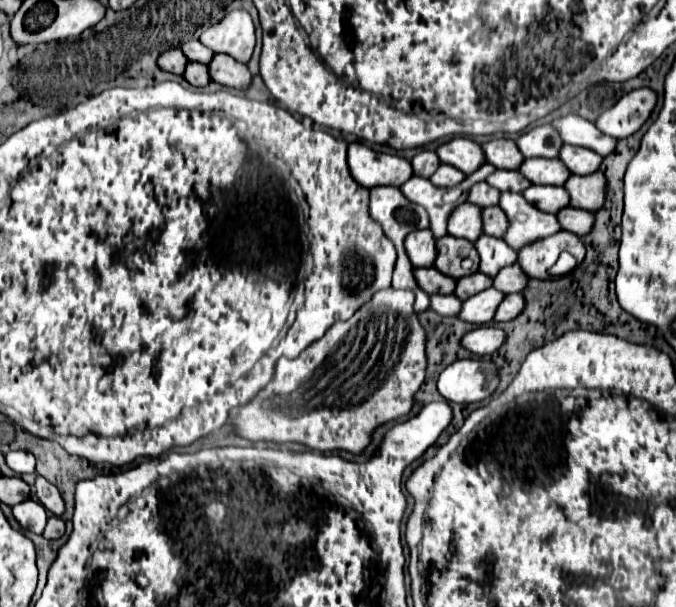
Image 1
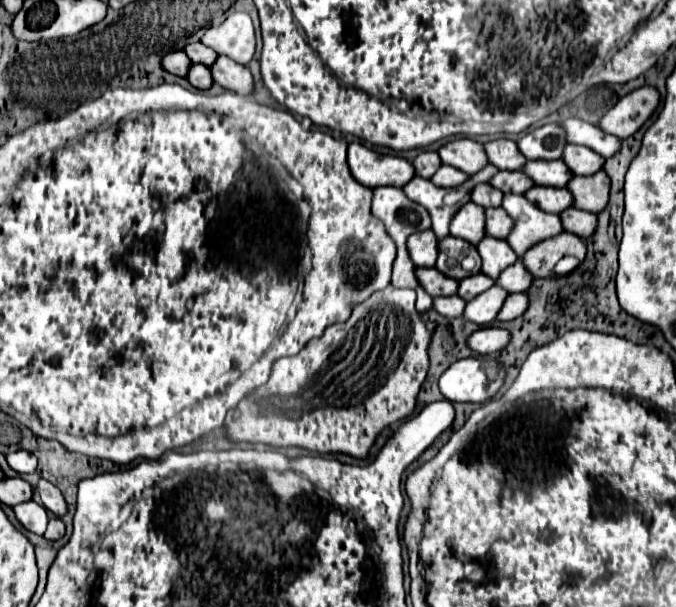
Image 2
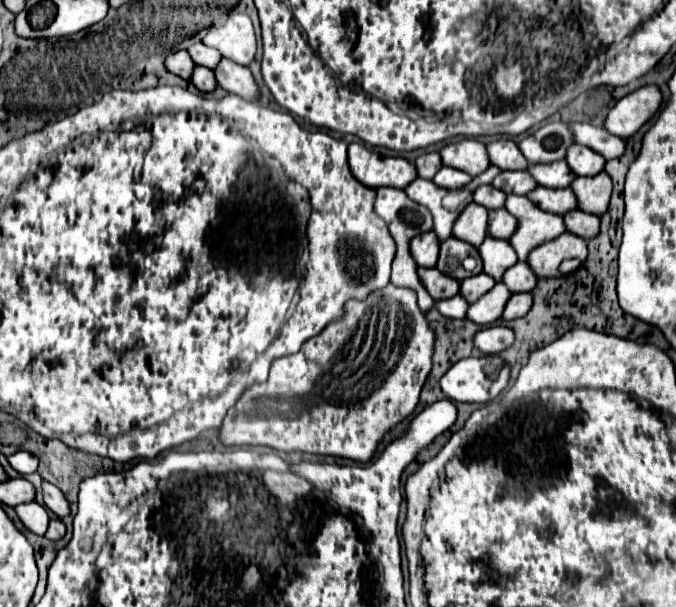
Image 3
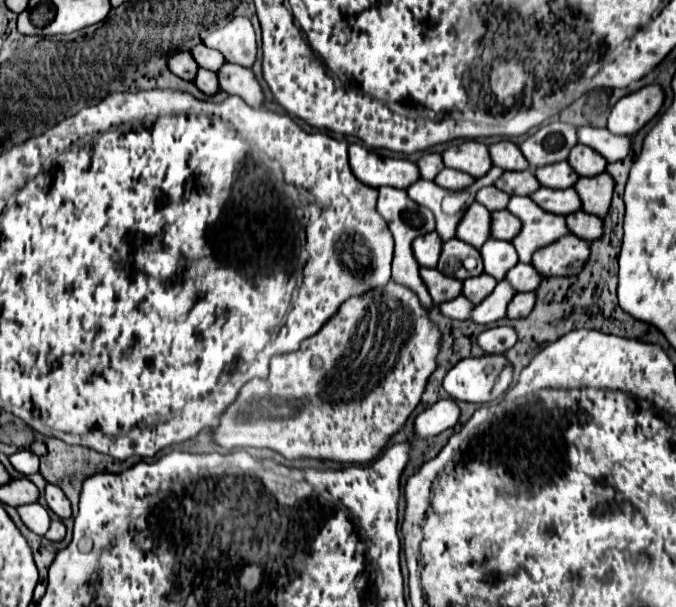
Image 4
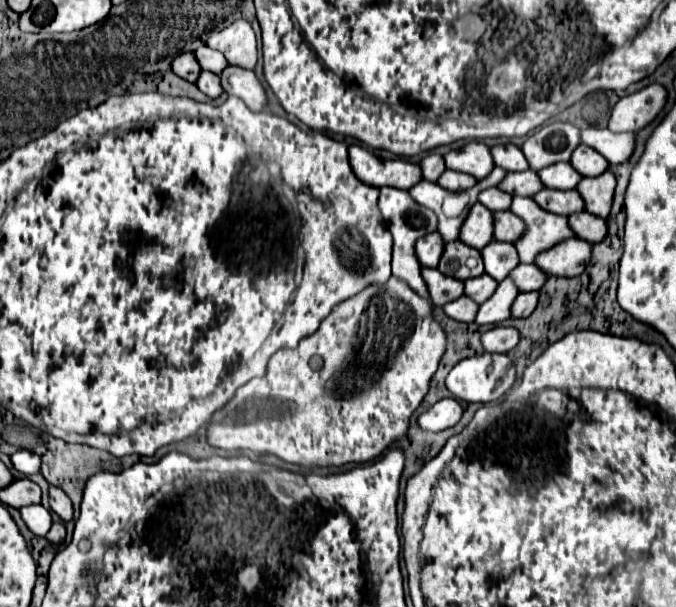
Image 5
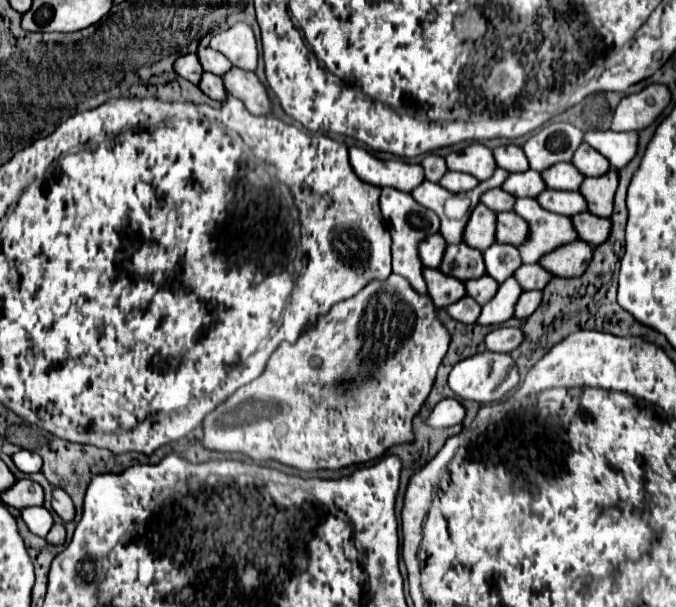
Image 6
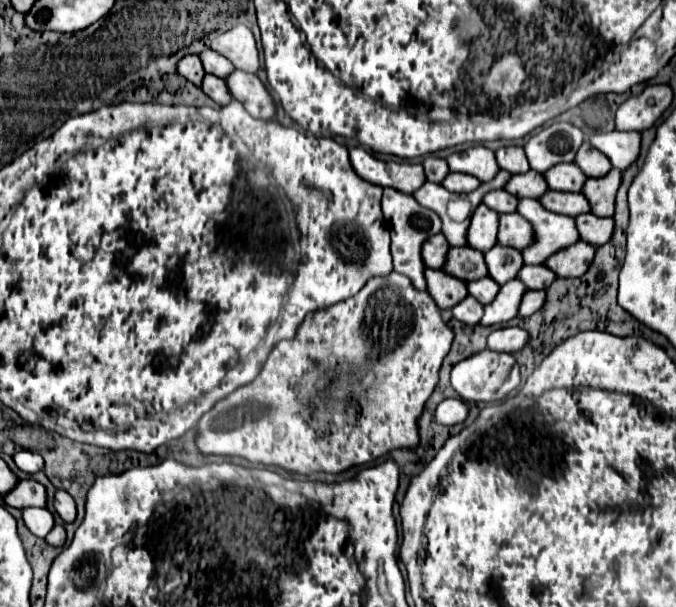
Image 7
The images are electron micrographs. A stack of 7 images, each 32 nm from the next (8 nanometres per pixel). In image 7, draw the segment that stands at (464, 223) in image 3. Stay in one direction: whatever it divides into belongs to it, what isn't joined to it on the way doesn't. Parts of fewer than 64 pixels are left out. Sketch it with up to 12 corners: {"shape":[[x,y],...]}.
{"shape":[[480,204],[468,244],[488,252],[498,242],[498,212]]}

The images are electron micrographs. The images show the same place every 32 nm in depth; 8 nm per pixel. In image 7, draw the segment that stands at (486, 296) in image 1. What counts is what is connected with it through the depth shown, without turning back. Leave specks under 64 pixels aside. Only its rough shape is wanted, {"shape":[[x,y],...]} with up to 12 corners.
{"shape":[[520,280],[500,288],[496,300],[484,306],[484,326],[516,318],[520,296],[528,288]]}

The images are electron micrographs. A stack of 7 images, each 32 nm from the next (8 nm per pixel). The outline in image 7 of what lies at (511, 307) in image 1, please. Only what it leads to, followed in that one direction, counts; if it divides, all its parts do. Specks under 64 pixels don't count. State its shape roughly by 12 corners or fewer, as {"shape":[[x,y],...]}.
{"shape":[[528,290],[518,316],[528,318],[544,306],[546,290]]}

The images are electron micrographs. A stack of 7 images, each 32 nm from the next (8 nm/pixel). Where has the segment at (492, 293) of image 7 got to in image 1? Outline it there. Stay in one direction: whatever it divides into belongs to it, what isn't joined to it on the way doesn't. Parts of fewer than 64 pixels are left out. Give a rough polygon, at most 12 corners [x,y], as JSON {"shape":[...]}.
{"shape":[[482,272],[460,278],[454,294],[460,300],[492,286]]}

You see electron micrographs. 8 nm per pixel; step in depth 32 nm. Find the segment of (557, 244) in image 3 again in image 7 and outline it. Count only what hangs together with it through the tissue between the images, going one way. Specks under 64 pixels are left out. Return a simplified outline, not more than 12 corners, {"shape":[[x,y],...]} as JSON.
{"shape":[[572,244],[548,258],[546,266],[560,278],[582,276],[596,248]]}

